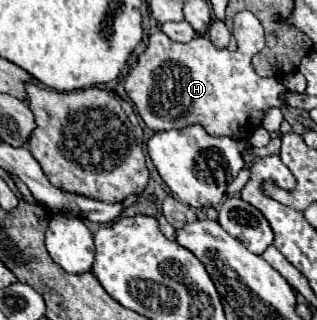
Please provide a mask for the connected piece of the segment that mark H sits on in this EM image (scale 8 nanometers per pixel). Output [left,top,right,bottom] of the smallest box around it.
[125,31,285,139]

